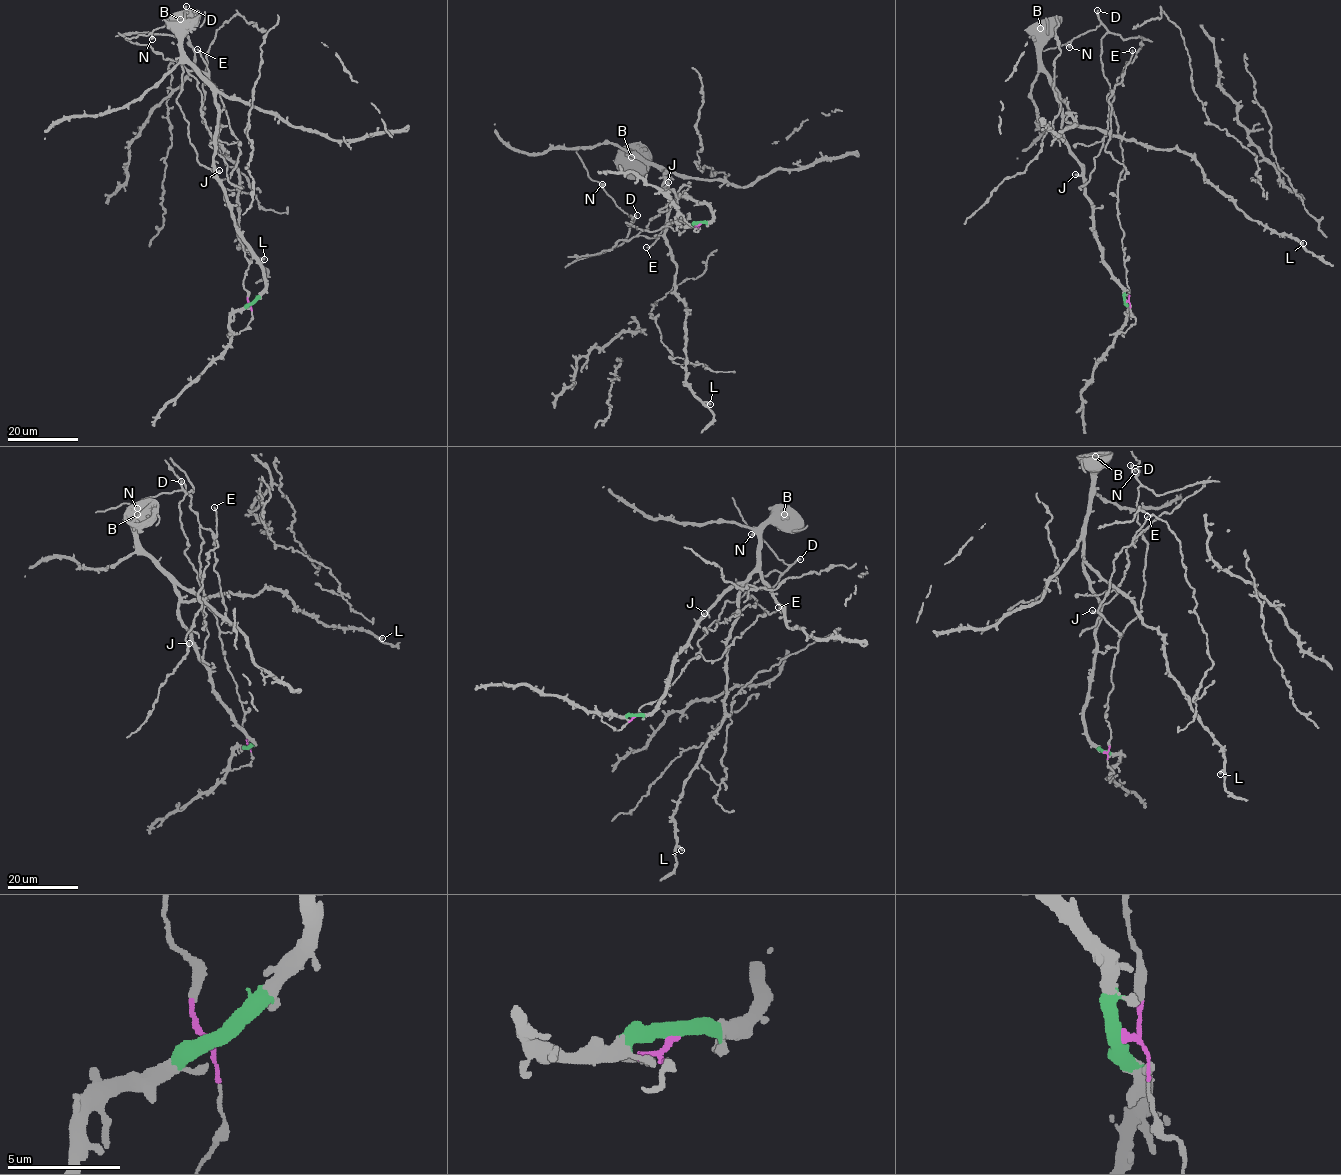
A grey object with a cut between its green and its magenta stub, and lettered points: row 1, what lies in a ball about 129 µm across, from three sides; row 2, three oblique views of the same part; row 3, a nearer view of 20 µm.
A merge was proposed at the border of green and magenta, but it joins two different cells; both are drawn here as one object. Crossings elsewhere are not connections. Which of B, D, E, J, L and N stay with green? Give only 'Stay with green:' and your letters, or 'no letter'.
Stay with green: B, J, L

